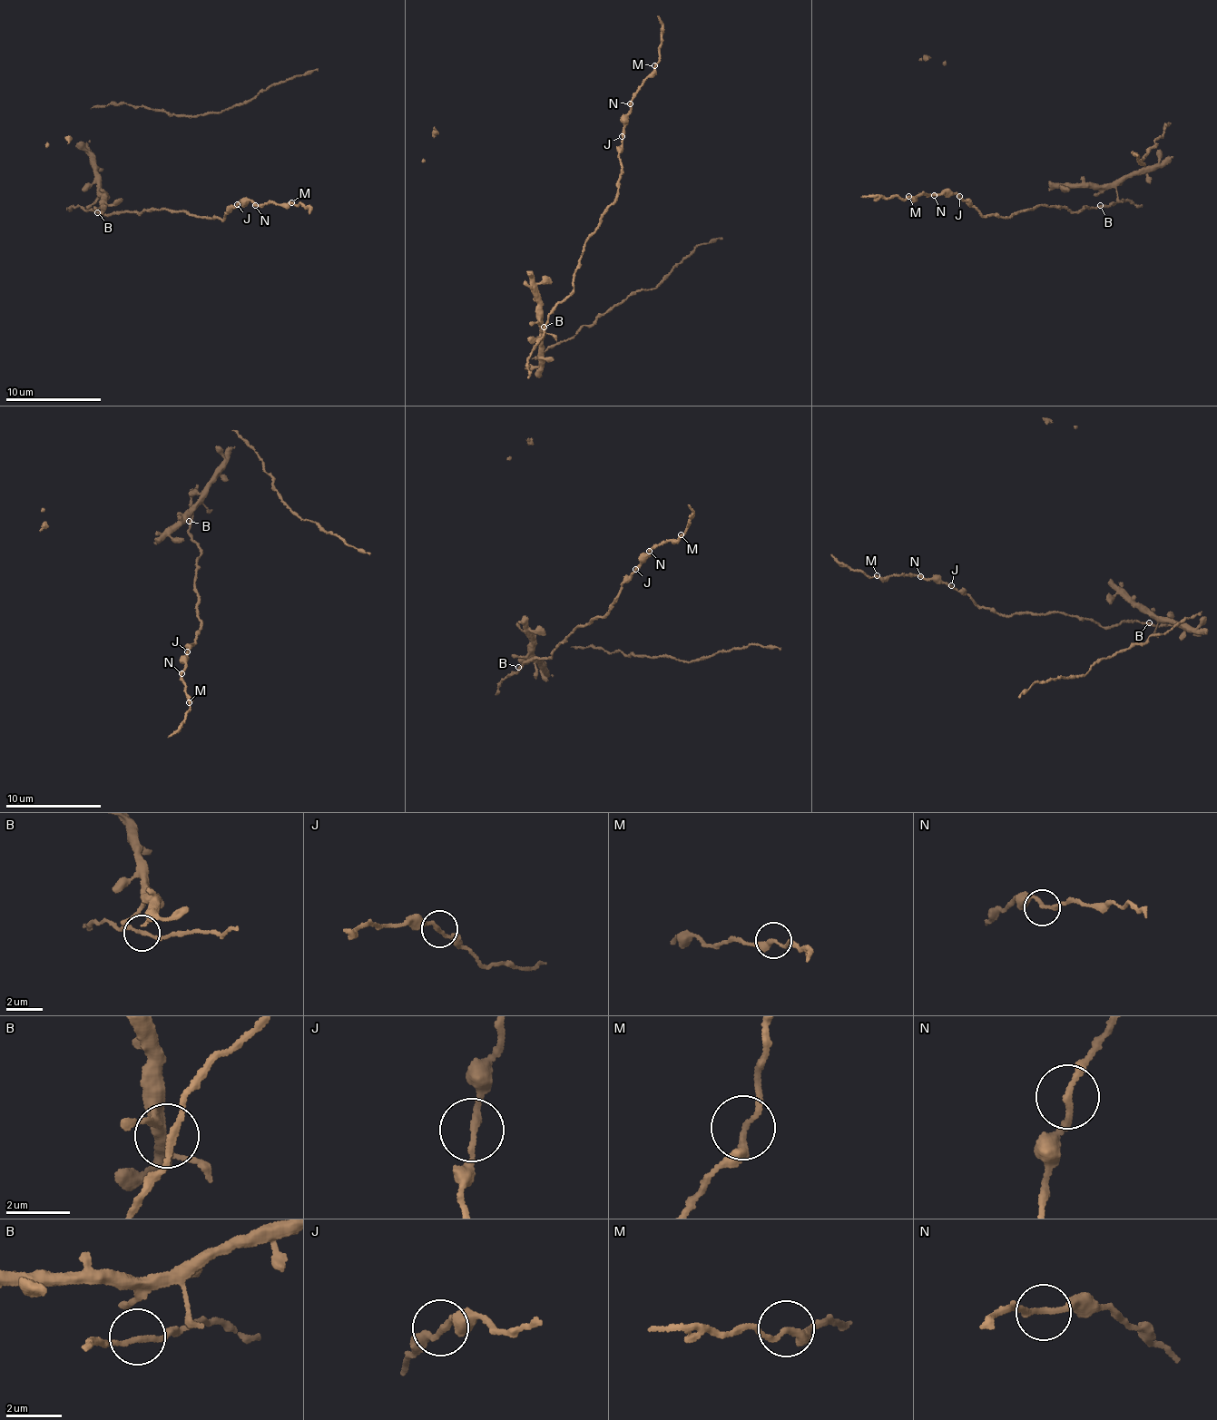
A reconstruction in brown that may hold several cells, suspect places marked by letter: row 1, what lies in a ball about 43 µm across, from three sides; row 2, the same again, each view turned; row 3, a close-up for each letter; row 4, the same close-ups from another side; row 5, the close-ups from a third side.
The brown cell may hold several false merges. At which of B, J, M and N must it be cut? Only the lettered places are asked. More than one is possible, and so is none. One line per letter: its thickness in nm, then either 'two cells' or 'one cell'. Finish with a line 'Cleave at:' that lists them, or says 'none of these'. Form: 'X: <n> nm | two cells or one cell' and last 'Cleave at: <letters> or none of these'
B: 150 nm | one cell
J: 190 nm | one cell
M: 200 nm | one cell
N: 190 nm | one cell
Cleave at: none of these

